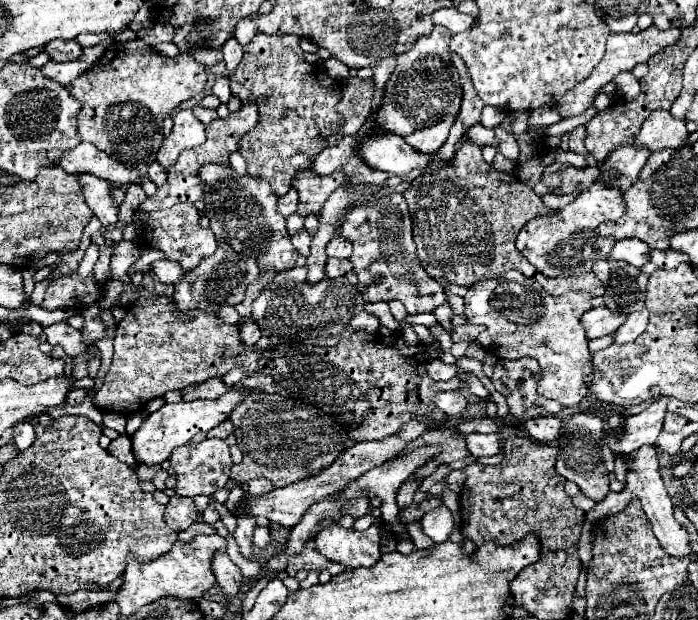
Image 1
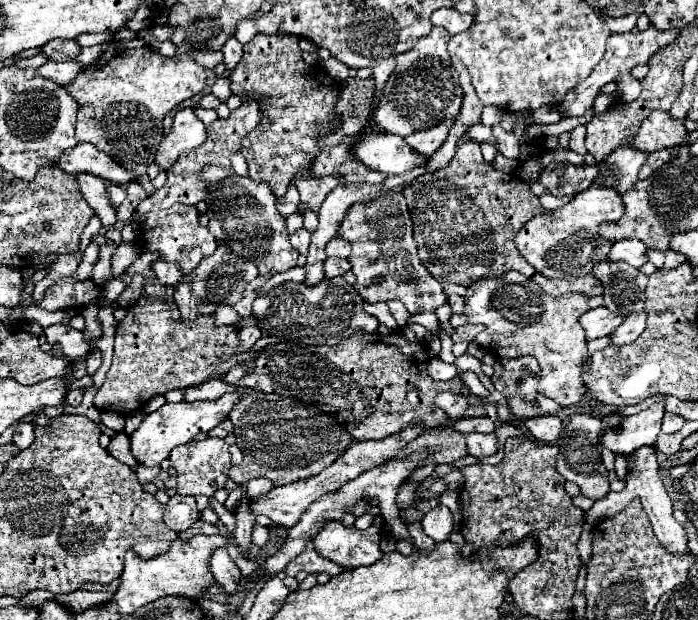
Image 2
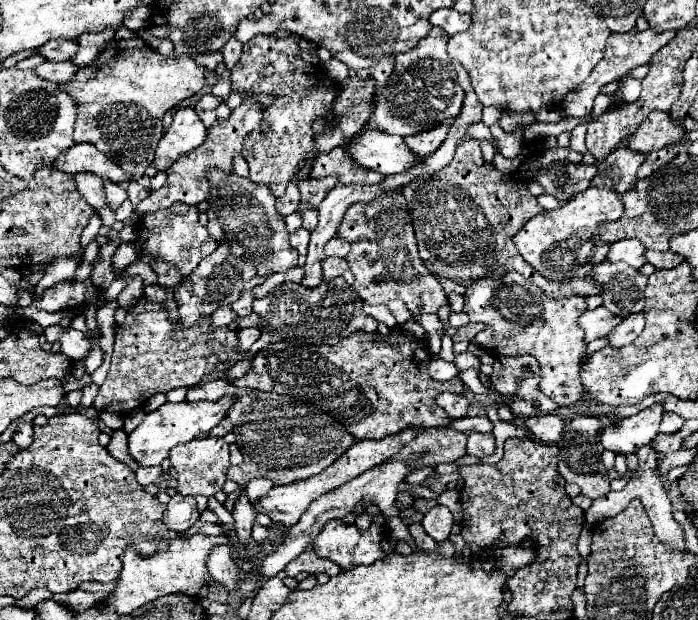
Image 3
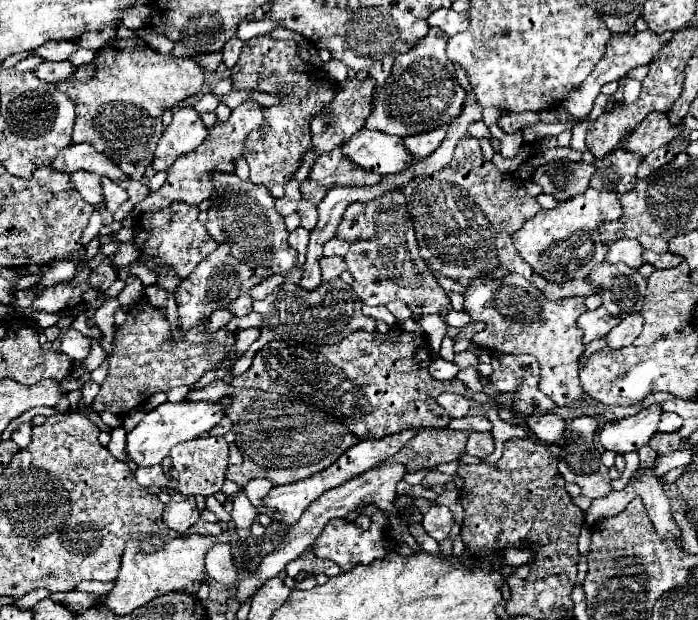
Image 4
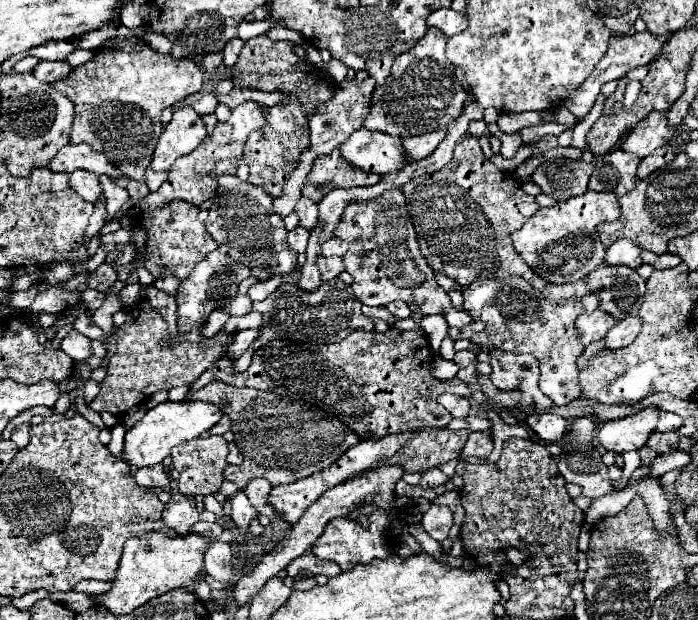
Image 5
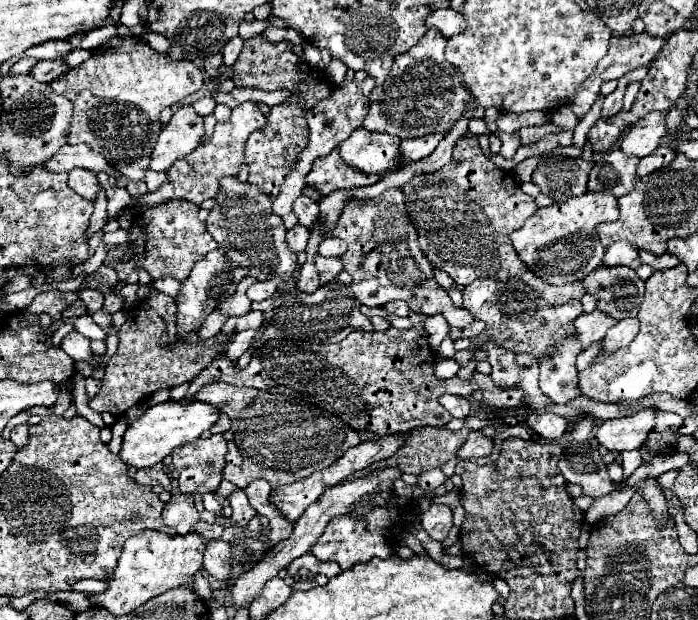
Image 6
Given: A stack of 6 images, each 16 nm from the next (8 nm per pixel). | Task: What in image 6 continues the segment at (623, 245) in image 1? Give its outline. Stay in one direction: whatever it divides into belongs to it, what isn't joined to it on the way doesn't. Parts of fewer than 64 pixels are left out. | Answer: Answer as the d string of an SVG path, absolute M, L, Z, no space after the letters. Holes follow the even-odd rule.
M616 242L606 250L602 264L604 266L628 266L636 270L640 266L638 250L632 248L628 242Z

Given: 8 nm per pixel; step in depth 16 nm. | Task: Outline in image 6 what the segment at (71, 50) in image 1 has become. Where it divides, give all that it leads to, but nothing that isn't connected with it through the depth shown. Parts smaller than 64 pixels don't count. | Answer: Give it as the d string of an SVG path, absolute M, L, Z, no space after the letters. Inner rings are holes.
M46 40L44 44L36 44L24 52L24 56L32 56L36 60L60 60L64 58L72 48L66 40Z

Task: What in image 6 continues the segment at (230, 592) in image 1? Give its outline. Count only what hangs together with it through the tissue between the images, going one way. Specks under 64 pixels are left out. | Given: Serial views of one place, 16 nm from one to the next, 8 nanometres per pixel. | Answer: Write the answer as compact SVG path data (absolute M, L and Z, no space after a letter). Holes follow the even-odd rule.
M208 542L204 550L204 568L216 580L232 578L232 566L228 564L228 544L226 542Z

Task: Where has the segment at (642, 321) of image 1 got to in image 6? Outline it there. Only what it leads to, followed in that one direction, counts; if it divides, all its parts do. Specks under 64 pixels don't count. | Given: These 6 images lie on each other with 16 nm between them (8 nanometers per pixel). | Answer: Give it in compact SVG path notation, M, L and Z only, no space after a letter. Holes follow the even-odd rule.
M626 318L626 320L620 320L616 326L612 326L604 340L602 340L602 348L600 348L600 356L610 356L612 352L628 346L634 336L638 332L638 320L636 318Z

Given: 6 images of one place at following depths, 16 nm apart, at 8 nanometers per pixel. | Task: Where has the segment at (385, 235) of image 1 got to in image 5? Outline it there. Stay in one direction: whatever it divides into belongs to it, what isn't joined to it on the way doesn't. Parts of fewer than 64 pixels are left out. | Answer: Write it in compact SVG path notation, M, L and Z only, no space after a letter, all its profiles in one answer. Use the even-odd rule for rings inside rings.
M386 190L382 196L368 202L348 202L334 236L354 244L354 250L348 250L342 260L346 272L354 278L352 290L358 290L358 300L362 304L384 306L392 300L404 300L414 314L442 314L448 326L464 328L472 322L468 310L454 308L446 290L434 280L434 272L420 252L402 190Z

